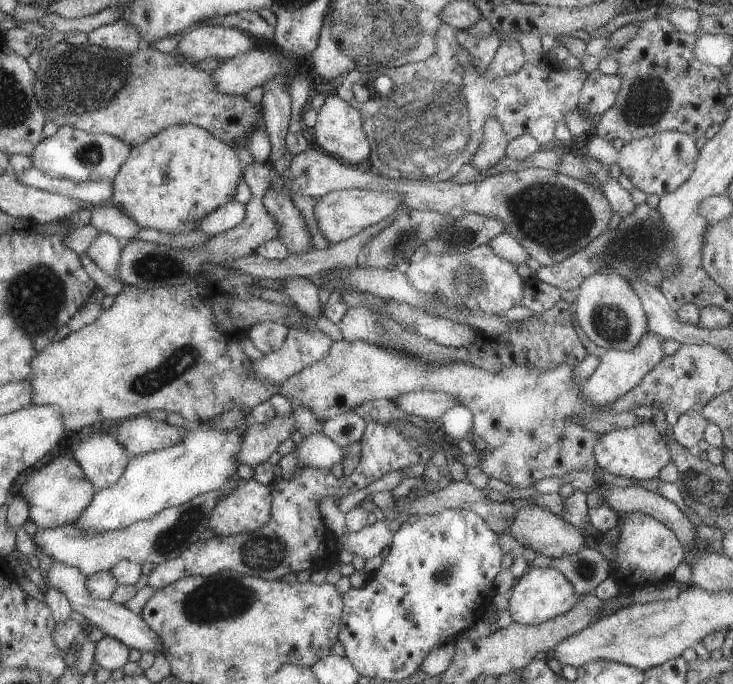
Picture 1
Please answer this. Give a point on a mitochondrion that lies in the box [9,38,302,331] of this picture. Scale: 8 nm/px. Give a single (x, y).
(70, 85)

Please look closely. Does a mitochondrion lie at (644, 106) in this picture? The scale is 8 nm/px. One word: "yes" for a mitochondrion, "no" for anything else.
yes

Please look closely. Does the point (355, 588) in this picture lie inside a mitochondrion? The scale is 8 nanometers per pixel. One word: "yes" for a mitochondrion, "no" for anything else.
no

